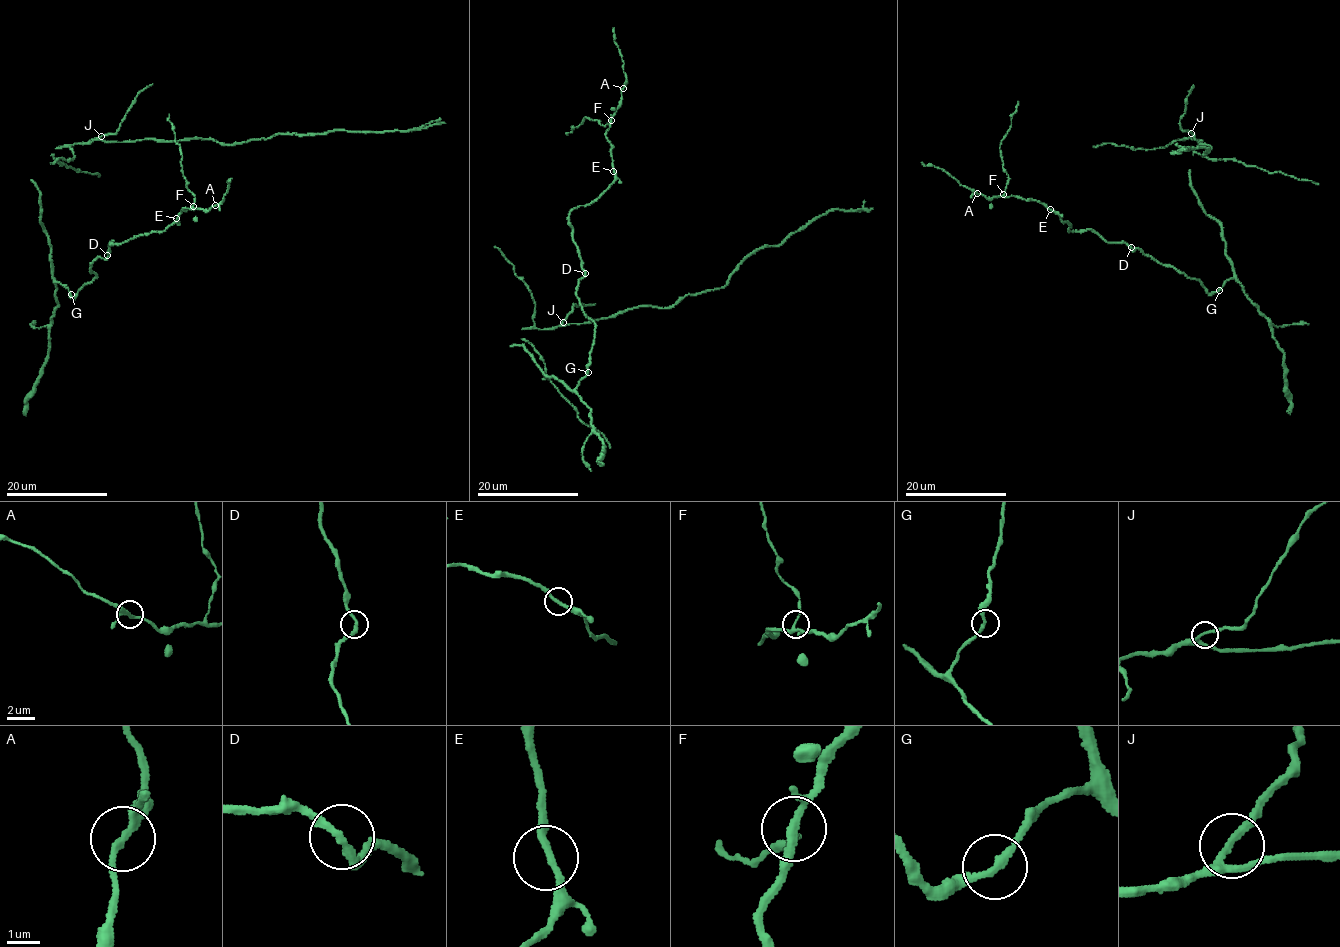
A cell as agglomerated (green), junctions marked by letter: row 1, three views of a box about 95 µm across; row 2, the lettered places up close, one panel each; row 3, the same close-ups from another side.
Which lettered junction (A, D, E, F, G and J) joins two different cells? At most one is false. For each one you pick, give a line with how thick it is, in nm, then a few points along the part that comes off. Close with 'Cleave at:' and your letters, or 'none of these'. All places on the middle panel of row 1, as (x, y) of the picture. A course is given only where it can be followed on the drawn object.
Cleave at: none of these

